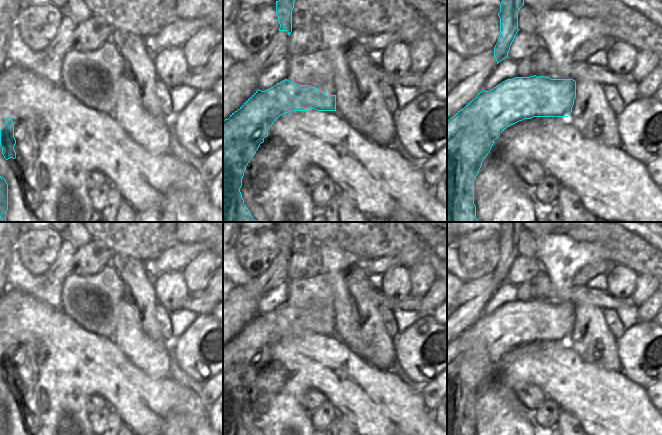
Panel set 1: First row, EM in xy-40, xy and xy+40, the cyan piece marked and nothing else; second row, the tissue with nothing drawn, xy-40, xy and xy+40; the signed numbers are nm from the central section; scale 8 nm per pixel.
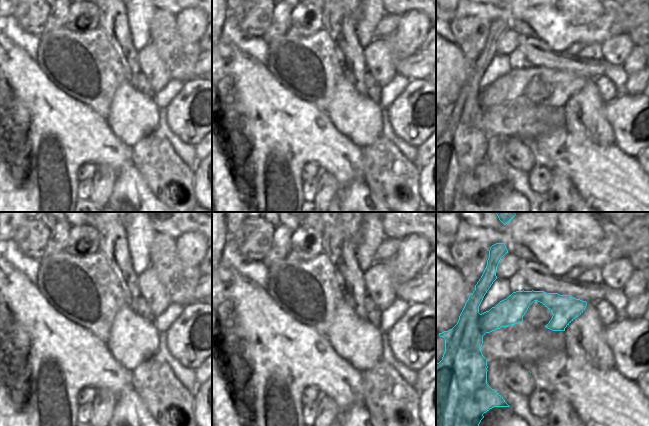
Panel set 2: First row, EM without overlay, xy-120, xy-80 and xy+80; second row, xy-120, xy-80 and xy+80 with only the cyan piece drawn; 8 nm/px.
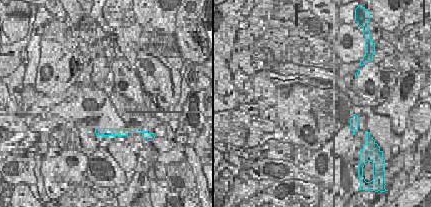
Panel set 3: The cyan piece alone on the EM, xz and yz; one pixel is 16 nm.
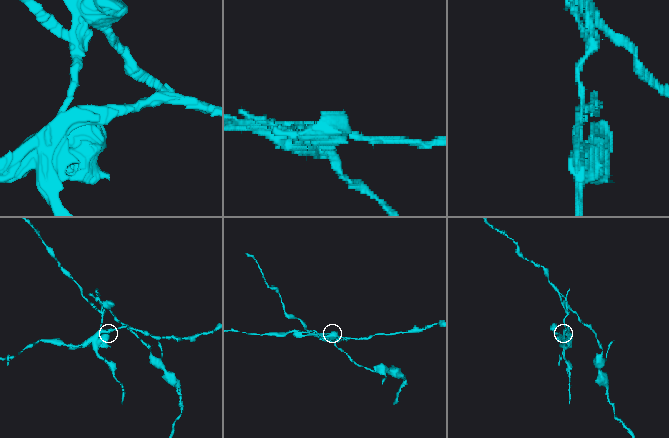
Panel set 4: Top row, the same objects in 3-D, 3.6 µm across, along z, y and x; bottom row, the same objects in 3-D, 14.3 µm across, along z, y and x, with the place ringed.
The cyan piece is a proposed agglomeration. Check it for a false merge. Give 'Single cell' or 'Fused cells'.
Fused cells.

